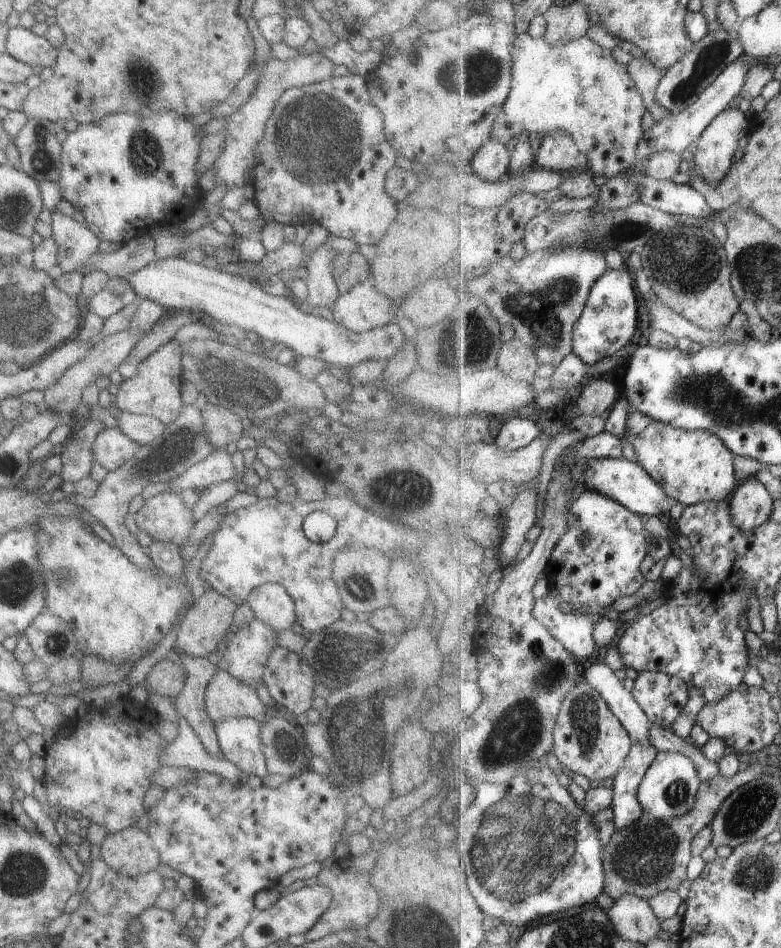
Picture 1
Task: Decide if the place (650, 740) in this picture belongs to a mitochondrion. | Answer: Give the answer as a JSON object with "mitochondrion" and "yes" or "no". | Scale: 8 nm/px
{"mitochondrion":"no"}

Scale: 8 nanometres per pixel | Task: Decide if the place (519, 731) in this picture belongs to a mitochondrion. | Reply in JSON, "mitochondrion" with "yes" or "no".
{"mitochondrion":"yes"}

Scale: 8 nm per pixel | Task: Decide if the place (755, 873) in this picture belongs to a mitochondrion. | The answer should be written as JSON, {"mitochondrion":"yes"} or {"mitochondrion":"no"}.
{"mitochondrion":"yes"}

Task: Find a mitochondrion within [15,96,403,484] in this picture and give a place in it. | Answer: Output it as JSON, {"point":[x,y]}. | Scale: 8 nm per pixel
{"point":[143,151]}

